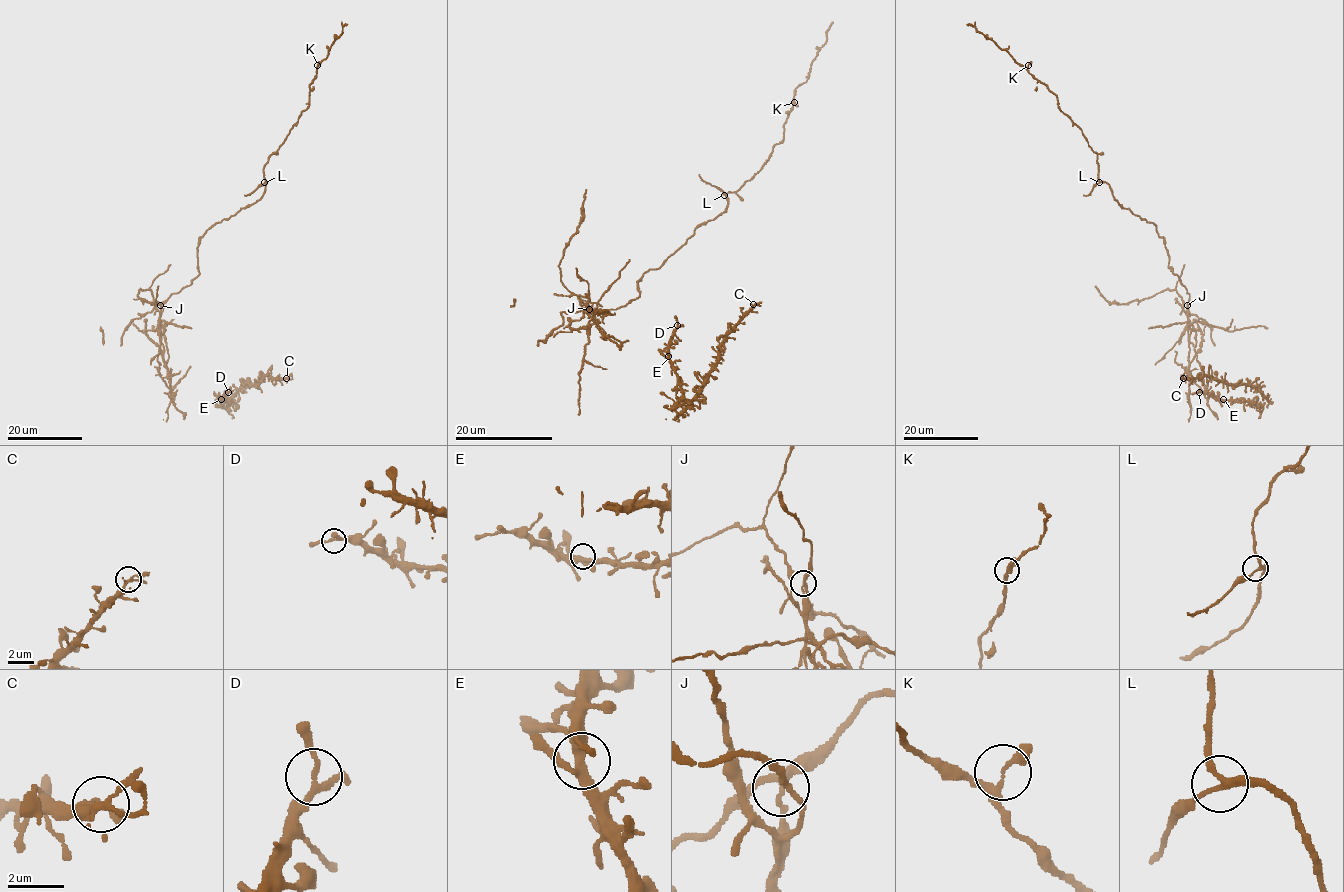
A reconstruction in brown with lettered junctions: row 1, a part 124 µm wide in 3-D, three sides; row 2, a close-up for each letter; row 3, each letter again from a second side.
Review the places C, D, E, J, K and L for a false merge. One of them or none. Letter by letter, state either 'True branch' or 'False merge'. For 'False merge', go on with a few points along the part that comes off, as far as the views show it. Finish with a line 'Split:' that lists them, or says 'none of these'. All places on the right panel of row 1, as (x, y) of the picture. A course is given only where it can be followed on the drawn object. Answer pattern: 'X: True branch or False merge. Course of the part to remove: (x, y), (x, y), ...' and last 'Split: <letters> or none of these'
C: True branch
D: True branch
E: True branch
J: False merge. Course of the part to remove: (1187, 305), (1185, 311), (1182, 298), (1174, 289), (1126, 303), (1110, 302), (1095, 286)
K: True branch
L: True branch
Split: J

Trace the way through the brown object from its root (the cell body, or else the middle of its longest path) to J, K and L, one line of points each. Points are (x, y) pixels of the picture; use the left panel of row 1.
J: (198, 264), (199, 274), (160, 305)
K: (198, 264), (197, 247), (203, 235), (262, 196), (264, 164), (307, 107), (317, 65)
L: (198, 264), (199, 239), (216, 223), (256, 202), (264, 192), (264, 182)

